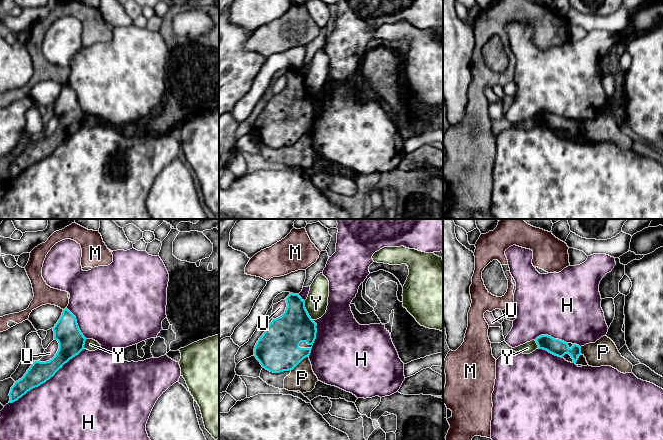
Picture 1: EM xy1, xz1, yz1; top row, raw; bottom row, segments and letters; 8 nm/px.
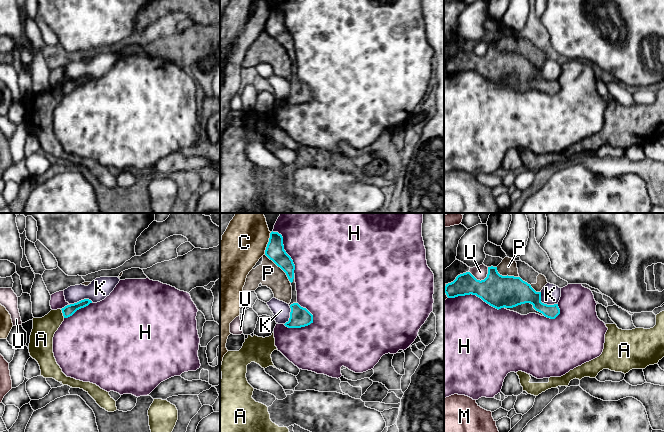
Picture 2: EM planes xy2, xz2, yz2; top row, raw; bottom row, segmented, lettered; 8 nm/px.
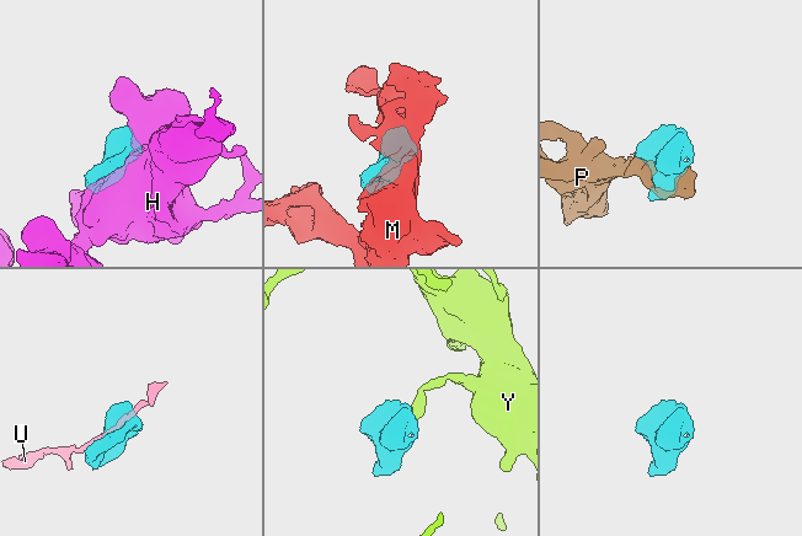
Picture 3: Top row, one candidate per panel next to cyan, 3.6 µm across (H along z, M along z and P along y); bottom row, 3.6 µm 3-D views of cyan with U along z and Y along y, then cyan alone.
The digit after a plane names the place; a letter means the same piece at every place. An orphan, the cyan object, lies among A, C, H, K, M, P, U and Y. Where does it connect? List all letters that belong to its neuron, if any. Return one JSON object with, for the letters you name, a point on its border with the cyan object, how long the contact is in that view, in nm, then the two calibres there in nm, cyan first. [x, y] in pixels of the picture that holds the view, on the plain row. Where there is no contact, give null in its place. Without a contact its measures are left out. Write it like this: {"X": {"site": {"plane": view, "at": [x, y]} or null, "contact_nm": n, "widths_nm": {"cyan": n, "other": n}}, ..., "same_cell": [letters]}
{"A": {"site": {"plane": "xy2", "at": [62, 88]}, "contact_nm": 80, "widths_nm": {"cyan": 90, "other": 180}}, "same_cell": ["A"]}

